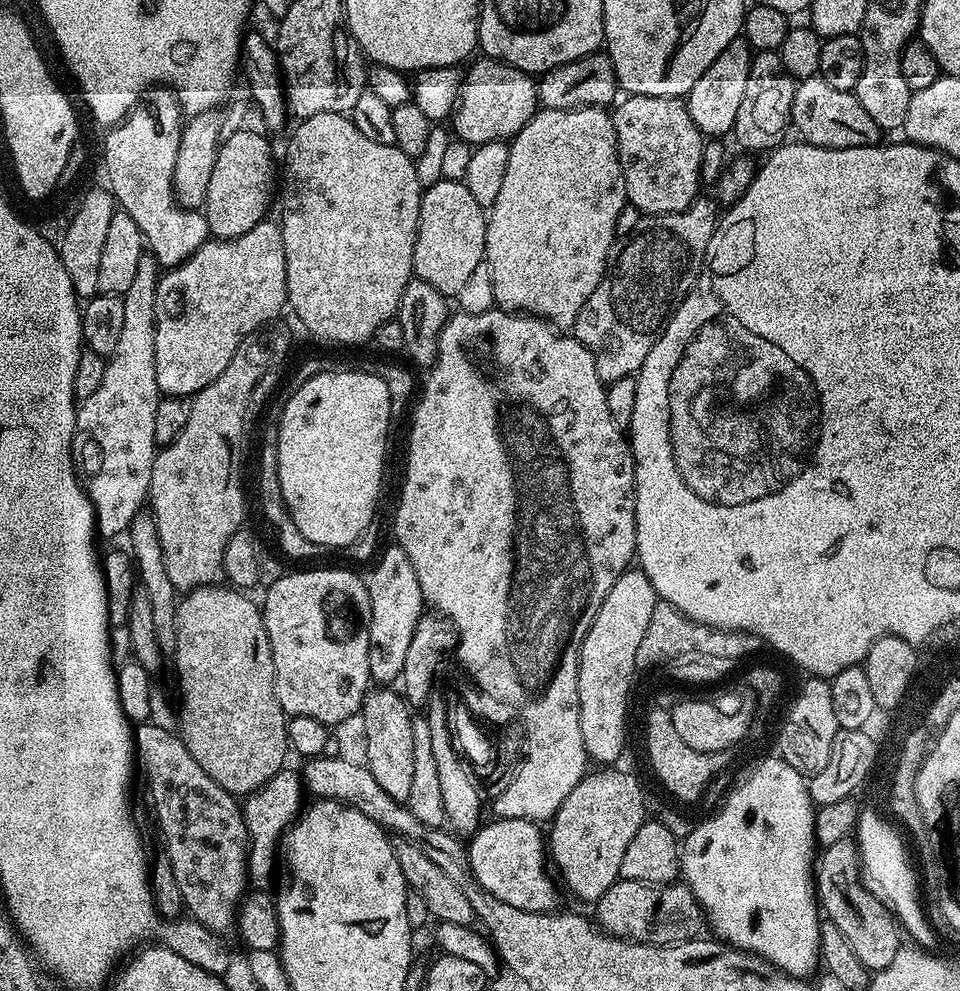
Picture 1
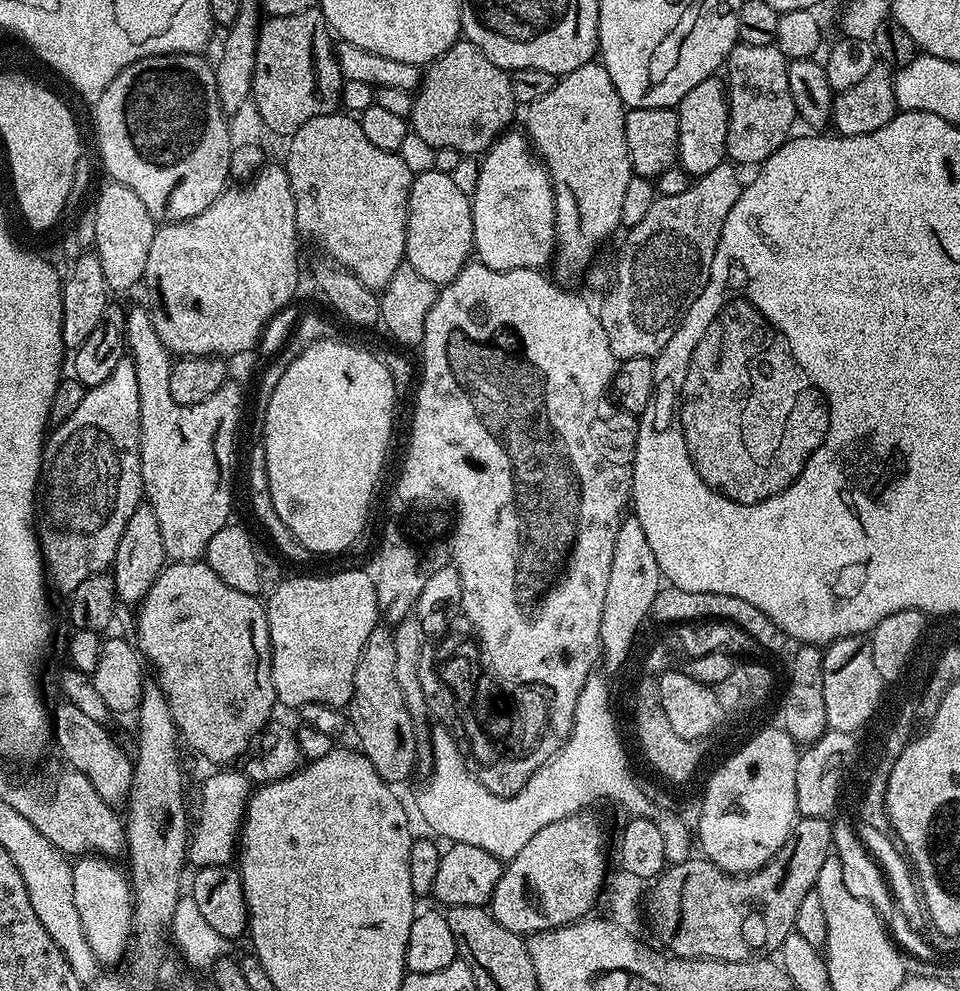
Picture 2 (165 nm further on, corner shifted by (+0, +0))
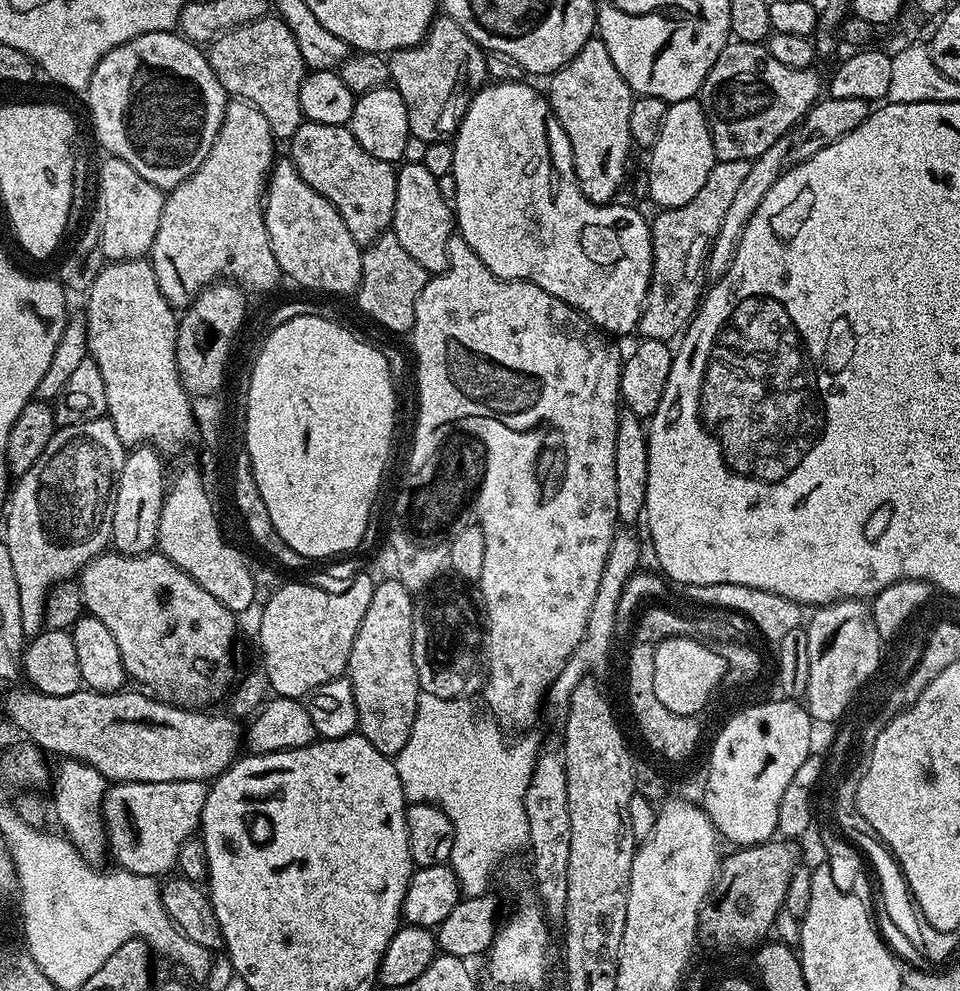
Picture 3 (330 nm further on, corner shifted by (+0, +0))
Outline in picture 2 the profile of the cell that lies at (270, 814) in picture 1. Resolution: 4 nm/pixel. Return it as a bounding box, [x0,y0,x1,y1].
[186,770,254,869]

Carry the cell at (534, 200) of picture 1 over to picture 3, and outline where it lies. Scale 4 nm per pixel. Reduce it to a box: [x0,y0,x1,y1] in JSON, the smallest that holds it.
[547,38,634,204]

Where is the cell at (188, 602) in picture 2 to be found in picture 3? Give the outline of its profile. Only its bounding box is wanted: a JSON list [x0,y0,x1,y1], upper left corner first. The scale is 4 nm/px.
[78,550,237,706]

